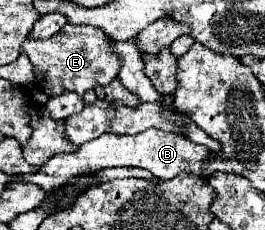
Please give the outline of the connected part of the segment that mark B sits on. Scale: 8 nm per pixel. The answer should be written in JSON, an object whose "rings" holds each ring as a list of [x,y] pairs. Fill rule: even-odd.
{"rings":[[[146,129],[144,133],[126,135],[126,137],[104,133],[98,139],[80,145],[80,149],[76,153],[54,155],[44,167],[40,167],[38,173],[20,175],[18,179],[30,181],[46,191],[52,191],[52,189],[58,189],[60,185],[64,185],[66,181],[70,181],[72,177],[96,173],[106,167],[140,167],[140,169],[148,169],[152,175],[166,181],[166,179],[174,179],[180,173],[202,175],[202,165],[208,159],[208,153],[210,151],[204,145],[196,145],[196,143],[188,141],[186,137],[182,137],[180,133],[166,133],[160,129]]]}

